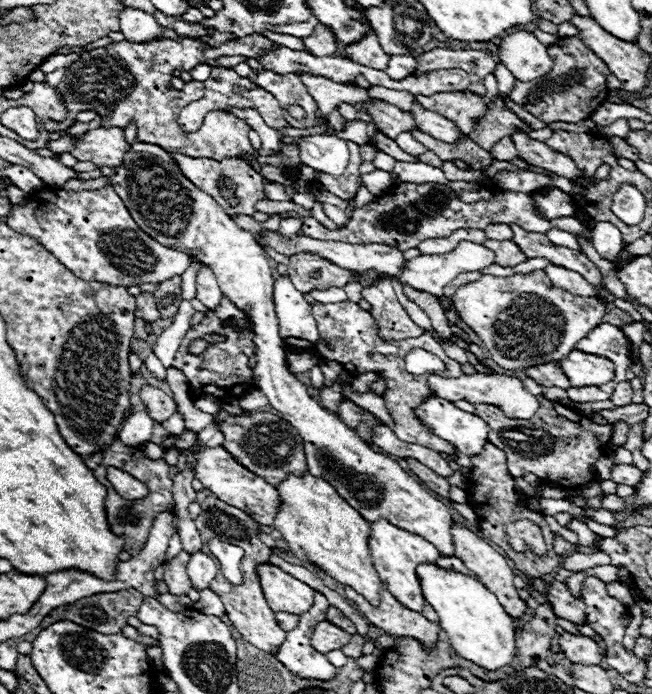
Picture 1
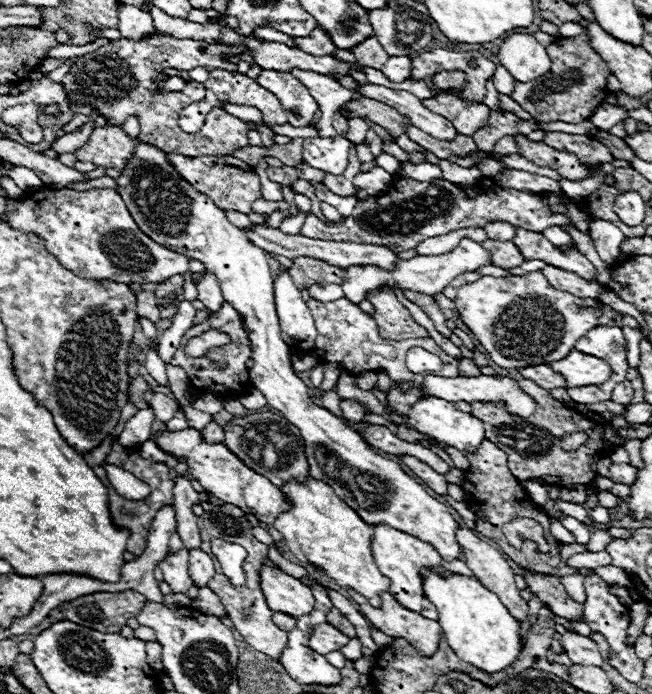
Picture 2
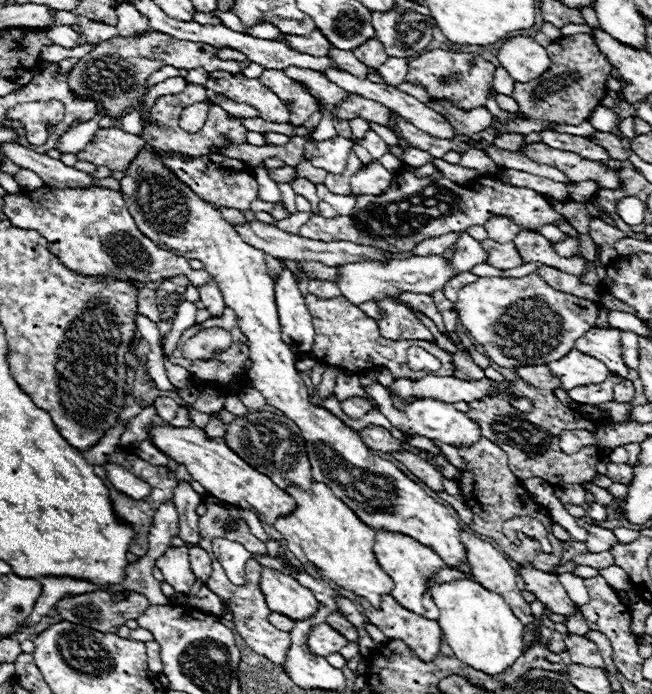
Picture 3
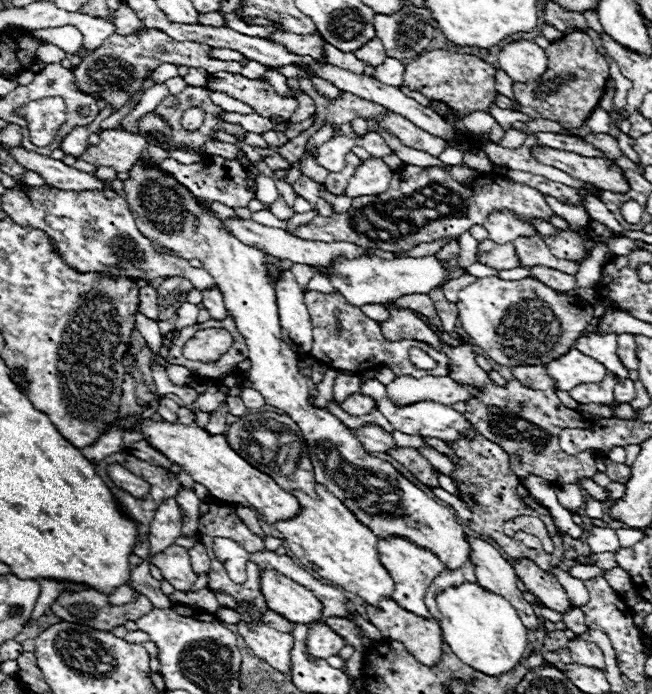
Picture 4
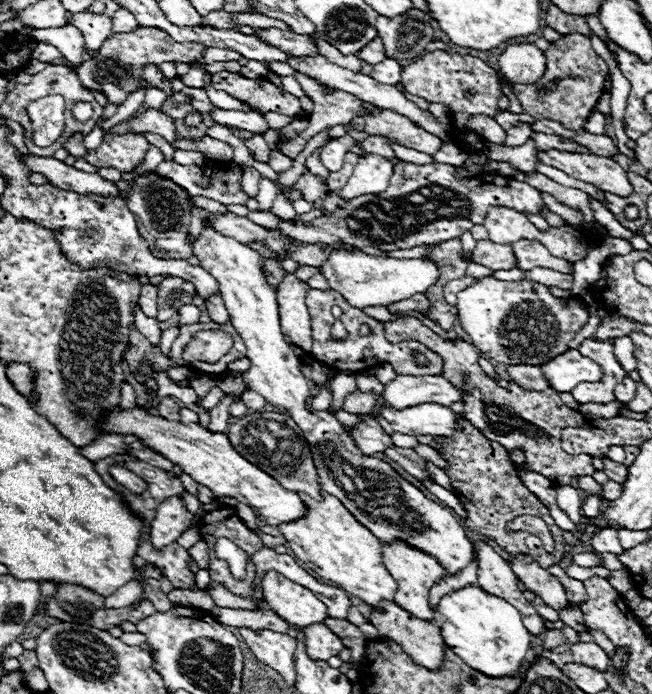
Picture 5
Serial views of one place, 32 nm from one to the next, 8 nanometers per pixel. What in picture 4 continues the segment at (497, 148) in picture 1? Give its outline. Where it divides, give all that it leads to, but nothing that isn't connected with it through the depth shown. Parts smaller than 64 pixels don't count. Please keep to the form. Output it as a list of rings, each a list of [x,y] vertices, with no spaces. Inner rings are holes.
[[[510,128],[510,130],[506,130],[506,136],[502,138],[500,146],[504,146],[504,148],[518,148],[518,146],[524,144],[526,138],[528,138],[528,132],[522,132],[522,130],[514,130],[514,128]]]

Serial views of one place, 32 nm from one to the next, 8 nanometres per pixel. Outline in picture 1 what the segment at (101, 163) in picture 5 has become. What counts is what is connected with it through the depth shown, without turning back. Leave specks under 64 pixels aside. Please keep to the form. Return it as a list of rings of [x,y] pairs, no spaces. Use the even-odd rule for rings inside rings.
[[[96,128],[90,130],[70,154],[82,162],[118,168],[118,164],[124,162],[124,154],[130,150],[130,146],[132,144],[126,142],[120,128]]]

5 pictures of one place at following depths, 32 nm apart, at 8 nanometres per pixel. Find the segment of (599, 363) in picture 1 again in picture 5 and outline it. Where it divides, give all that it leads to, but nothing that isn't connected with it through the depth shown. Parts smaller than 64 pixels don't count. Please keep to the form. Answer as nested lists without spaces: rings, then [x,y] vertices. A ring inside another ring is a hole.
[[[568,350],[540,366],[544,368],[544,378],[556,392],[570,392],[580,382],[596,382],[602,378],[602,368],[578,350]]]

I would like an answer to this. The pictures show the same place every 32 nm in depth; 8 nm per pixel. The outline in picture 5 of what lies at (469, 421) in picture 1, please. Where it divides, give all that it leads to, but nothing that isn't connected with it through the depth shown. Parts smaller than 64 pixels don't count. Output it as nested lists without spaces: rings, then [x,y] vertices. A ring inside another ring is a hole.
[[[358,372],[356,374],[356,384],[362,392],[376,392],[378,396],[384,392],[384,384],[380,384],[374,376],[370,376],[368,372]],[[420,404],[404,410],[386,408],[382,414],[394,432],[410,436],[452,436],[456,428],[456,414],[442,404]]]

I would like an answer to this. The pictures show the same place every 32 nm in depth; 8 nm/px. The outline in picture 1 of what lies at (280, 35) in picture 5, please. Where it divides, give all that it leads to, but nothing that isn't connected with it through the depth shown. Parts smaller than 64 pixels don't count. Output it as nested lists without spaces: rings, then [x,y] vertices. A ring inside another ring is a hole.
[[[318,24],[316,32],[312,32],[312,36],[308,36],[308,40],[304,40],[304,46],[314,56],[336,56],[340,50],[340,46],[334,40],[334,34],[322,24]]]

